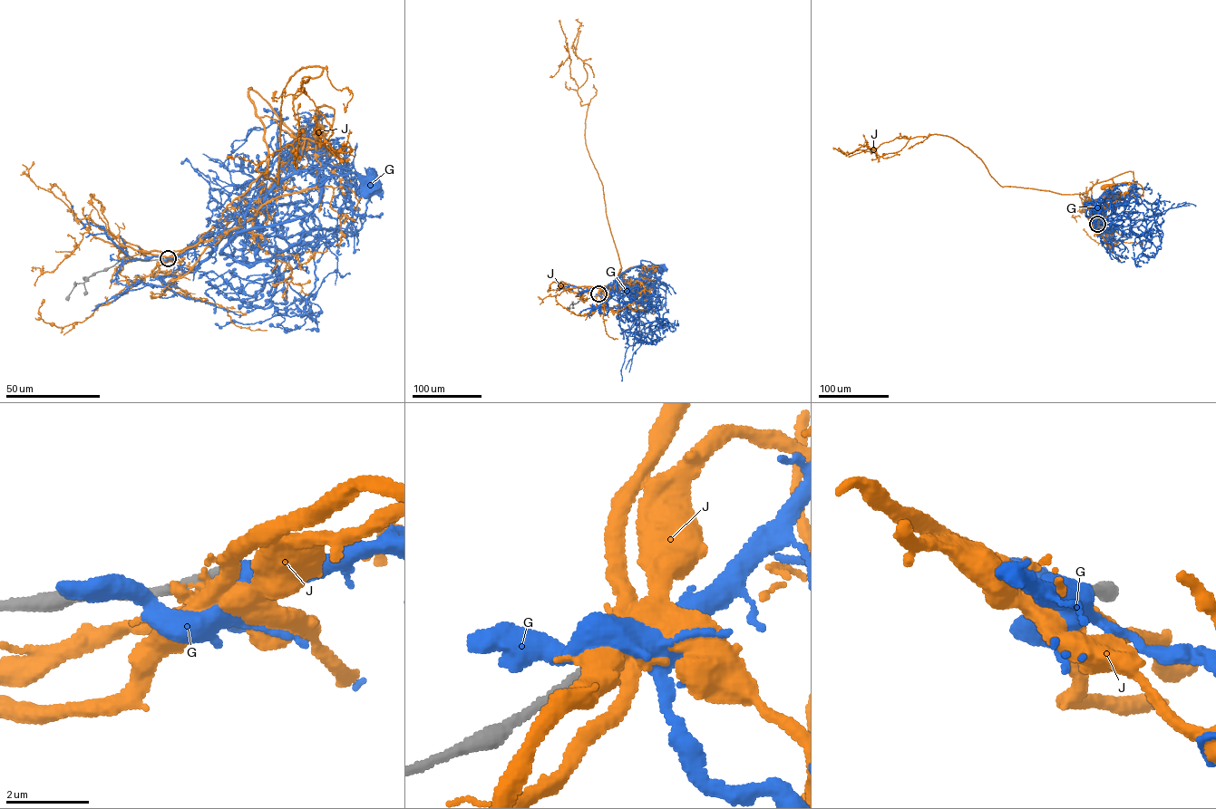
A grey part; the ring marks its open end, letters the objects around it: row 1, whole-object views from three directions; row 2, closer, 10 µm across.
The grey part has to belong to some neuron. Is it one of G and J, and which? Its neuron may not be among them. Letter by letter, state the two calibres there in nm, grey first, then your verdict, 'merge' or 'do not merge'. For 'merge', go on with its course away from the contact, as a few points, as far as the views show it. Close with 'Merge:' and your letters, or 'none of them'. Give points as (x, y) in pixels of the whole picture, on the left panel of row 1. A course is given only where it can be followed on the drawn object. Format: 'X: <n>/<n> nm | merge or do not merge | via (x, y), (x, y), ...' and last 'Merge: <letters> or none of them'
G: 240/500 nm | do not merge
J: 320/400 nm | do not merge
Merge: none of them

